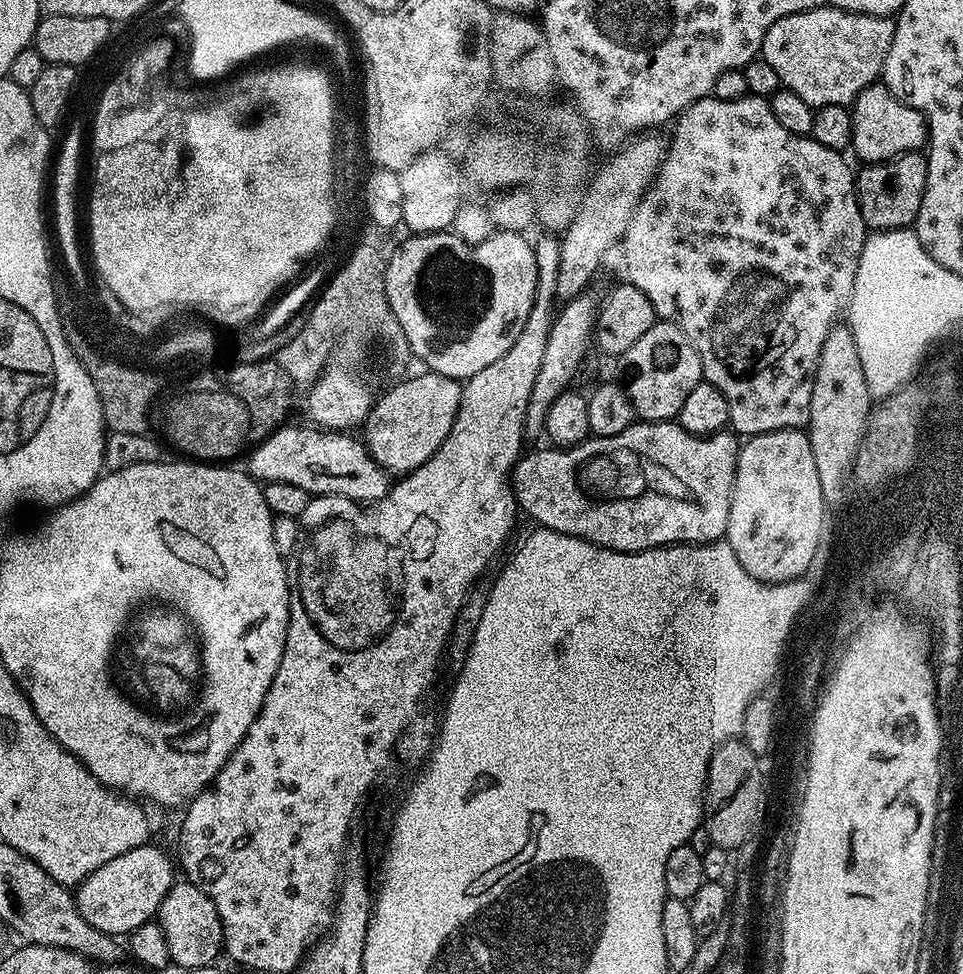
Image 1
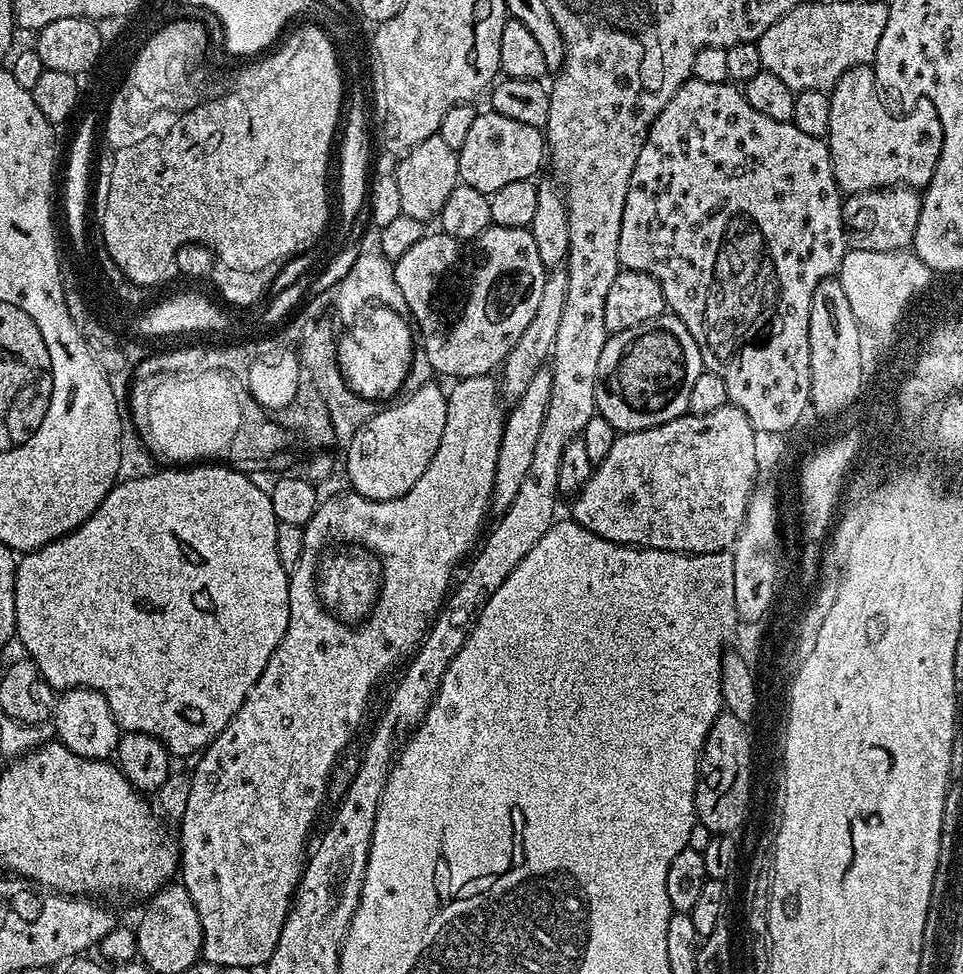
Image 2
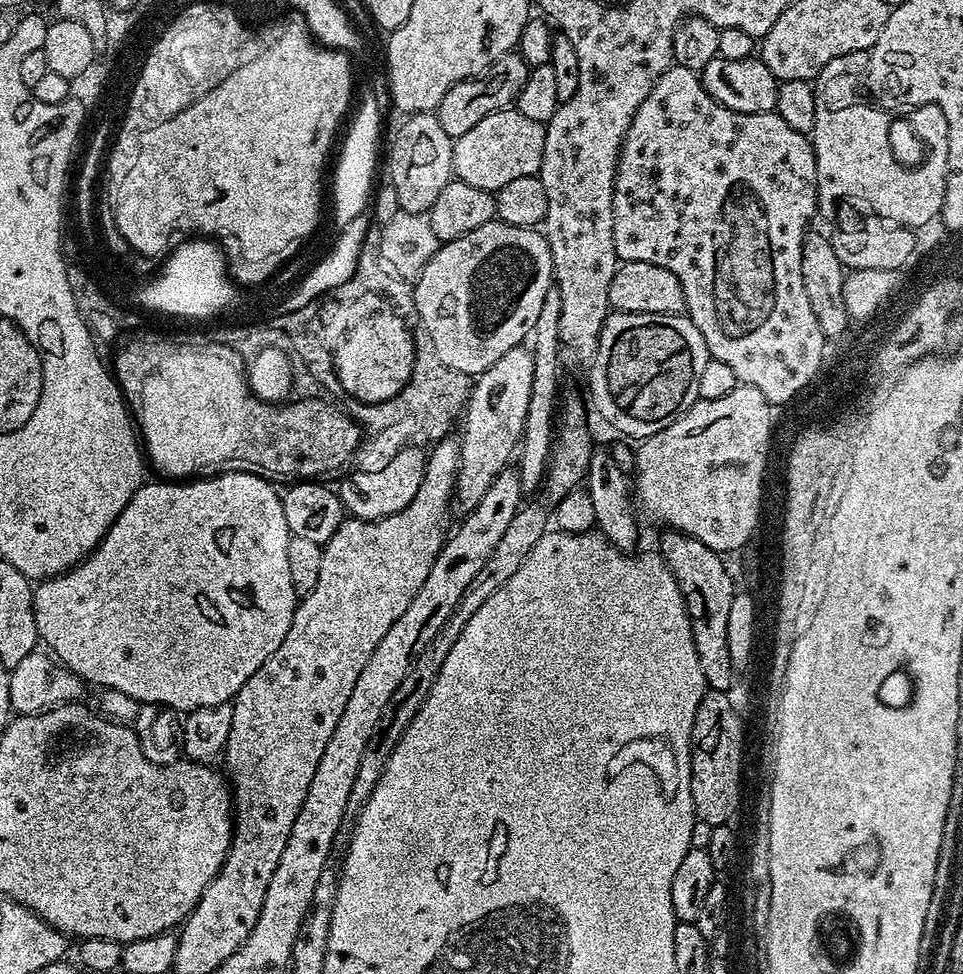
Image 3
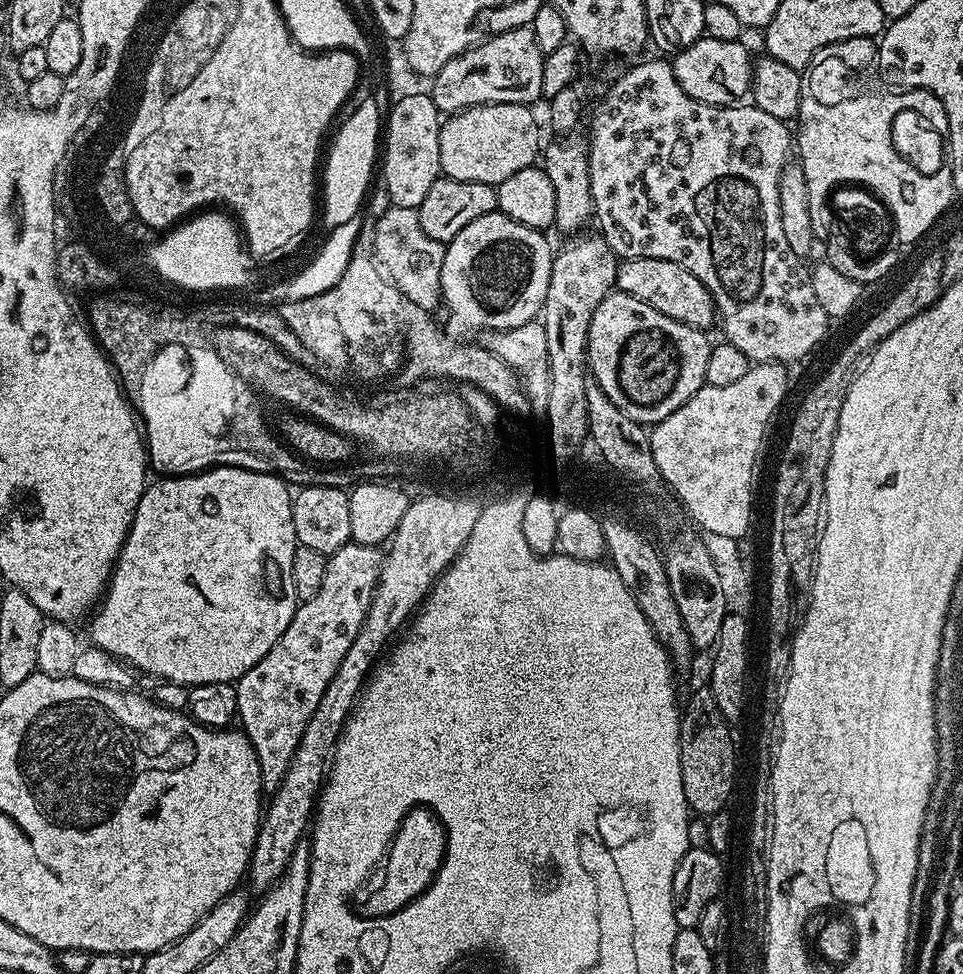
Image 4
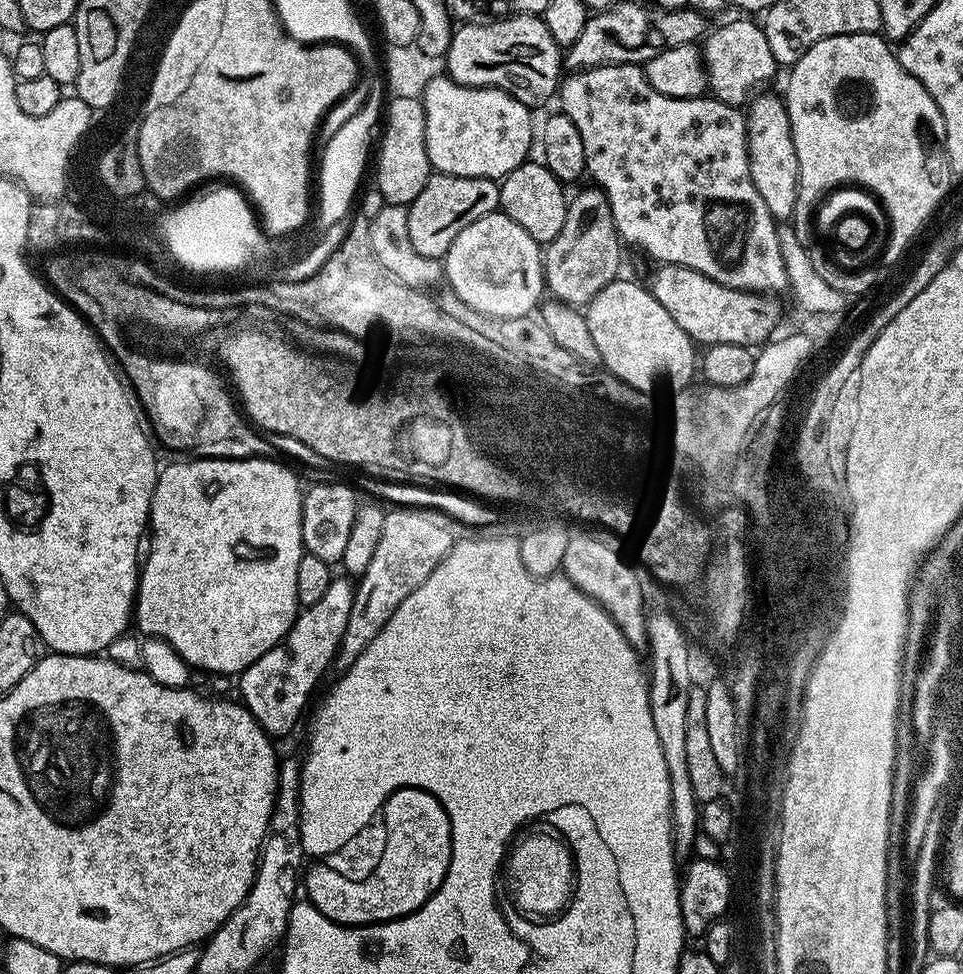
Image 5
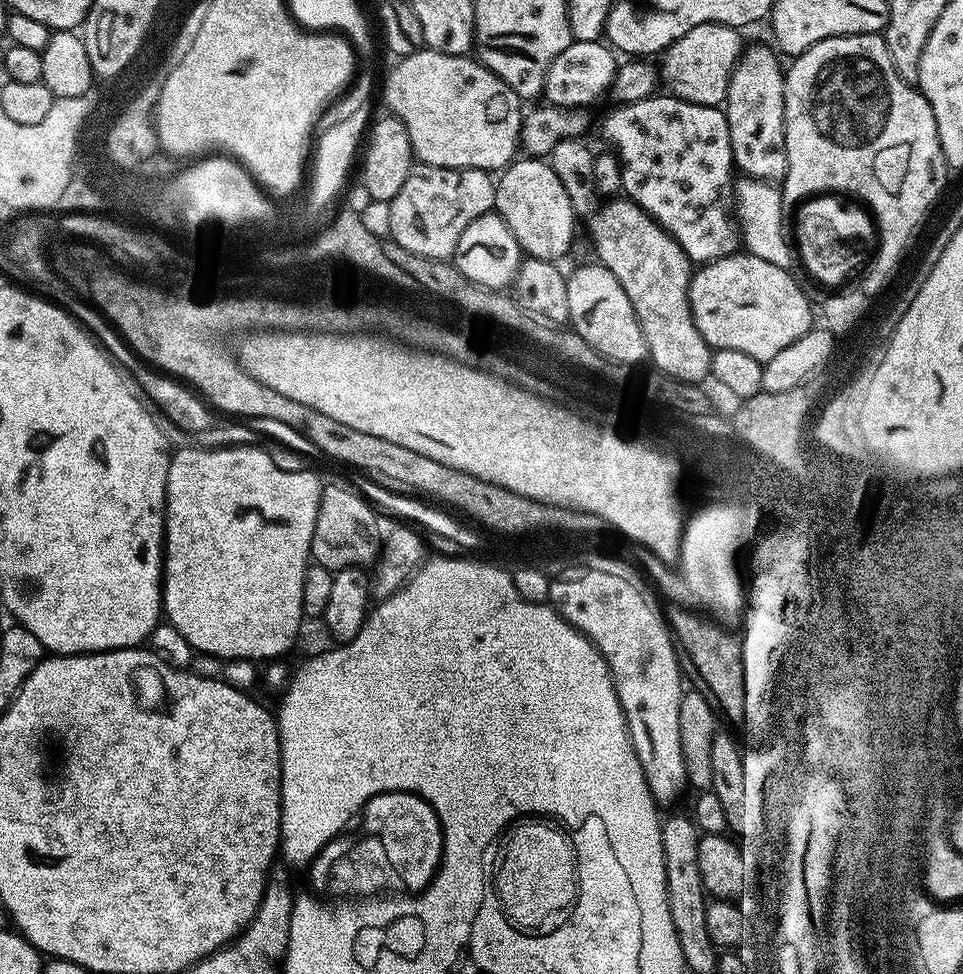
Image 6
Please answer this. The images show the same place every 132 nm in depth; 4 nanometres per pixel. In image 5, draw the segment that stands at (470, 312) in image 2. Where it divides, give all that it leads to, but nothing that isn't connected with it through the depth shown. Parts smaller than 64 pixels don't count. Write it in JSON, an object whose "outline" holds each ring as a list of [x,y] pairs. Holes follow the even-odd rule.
{"outline":[[[503,210],[470,222],[454,238],[442,263],[447,287],[474,310],[494,318],[510,319],[535,313],[546,292],[541,245]]]}

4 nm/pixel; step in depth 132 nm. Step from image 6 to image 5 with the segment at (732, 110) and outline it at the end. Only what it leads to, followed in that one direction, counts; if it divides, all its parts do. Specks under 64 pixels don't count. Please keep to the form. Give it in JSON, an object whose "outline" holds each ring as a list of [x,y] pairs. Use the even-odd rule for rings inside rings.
{"outline":[[[763,92],[753,95],[746,105],[750,178],[762,202],[766,202],[766,210],[770,210],[773,220],[788,222],[798,202],[798,150],[794,150],[792,123],[783,99],[777,93],[775,96],[772,92]]]}

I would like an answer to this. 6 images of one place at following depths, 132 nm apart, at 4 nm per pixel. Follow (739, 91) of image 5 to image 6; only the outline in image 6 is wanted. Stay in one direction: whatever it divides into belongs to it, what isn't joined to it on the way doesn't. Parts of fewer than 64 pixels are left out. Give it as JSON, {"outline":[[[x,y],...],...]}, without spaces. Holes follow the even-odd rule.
{"outline":[[[725,24],[694,26],[690,34],[678,38],[659,57],[658,71],[665,88],[680,100],[715,108],[723,105],[734,66],[740,60],[741,33]]]}

